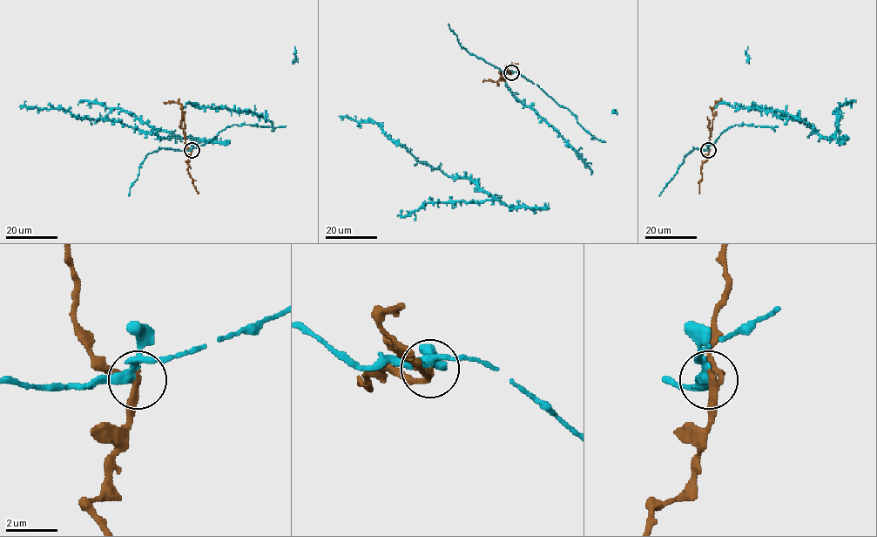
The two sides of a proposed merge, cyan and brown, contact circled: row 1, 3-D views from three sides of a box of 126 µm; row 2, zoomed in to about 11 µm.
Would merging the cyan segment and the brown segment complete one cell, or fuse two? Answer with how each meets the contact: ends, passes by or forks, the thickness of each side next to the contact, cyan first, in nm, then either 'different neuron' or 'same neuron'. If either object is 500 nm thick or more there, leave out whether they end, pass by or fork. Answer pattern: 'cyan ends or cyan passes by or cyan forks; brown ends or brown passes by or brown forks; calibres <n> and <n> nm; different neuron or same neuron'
cyan forks; brown passes by; calibres 240 and 240 nm; different neuron

